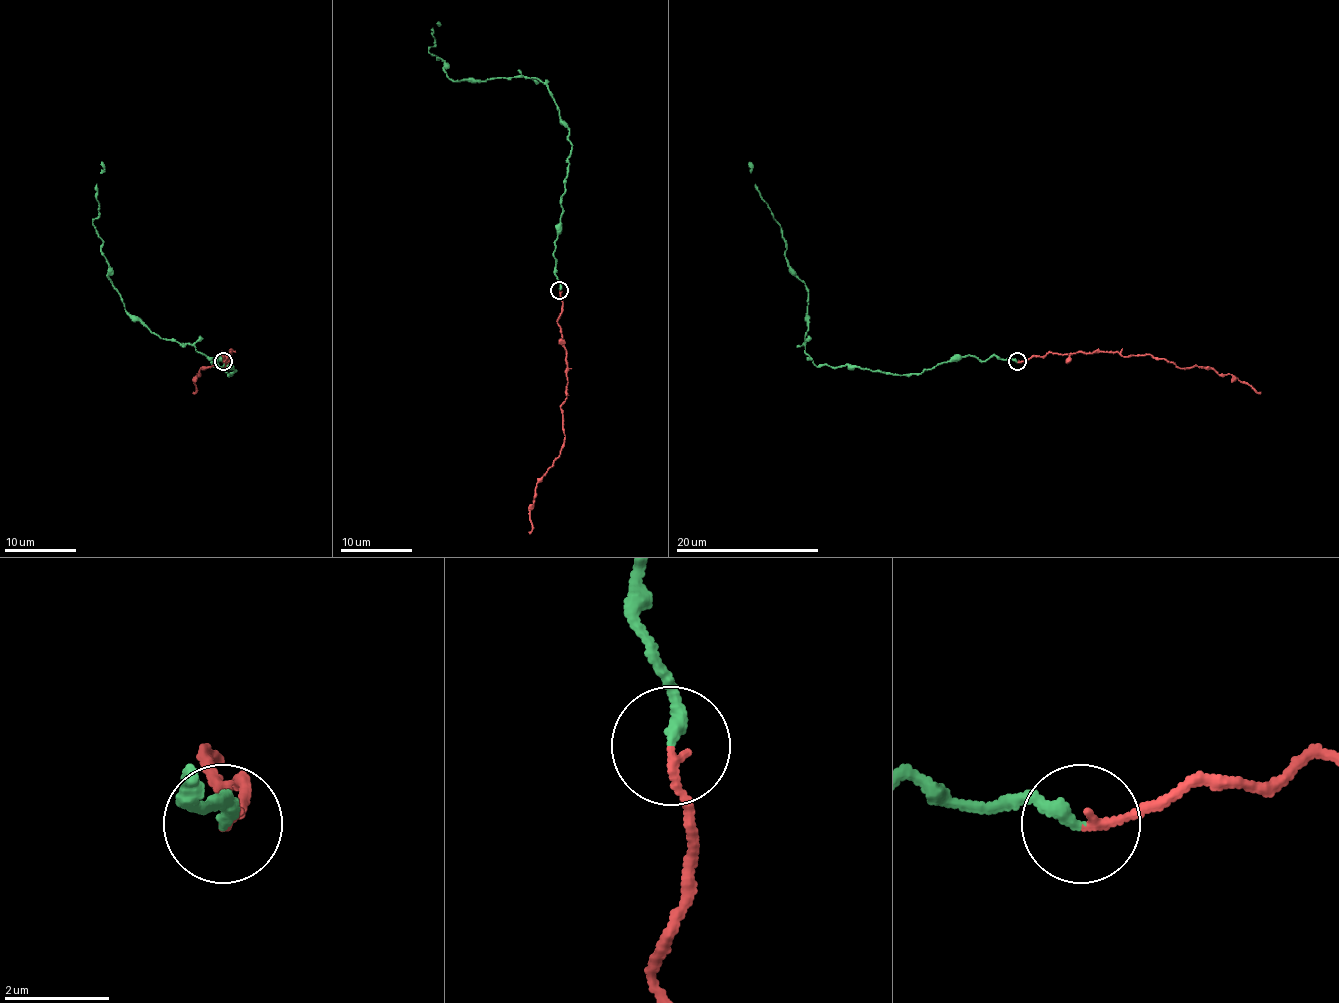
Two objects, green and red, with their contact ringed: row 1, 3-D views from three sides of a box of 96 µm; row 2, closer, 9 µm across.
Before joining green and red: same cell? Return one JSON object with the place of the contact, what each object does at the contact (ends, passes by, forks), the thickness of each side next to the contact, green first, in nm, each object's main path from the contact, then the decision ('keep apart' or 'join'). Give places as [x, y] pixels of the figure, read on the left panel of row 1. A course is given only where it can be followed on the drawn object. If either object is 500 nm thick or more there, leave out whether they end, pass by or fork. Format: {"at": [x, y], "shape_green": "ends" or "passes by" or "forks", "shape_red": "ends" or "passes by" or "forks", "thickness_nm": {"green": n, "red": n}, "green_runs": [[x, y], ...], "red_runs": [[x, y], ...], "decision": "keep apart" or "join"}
{"at": [223, 361], "shape_green": "ends", "shape_red": "ends", "thickness_nm": {"green": 260, "red": 160}, "green_runs": [[223, 362], [219, 355], [225, 369], [236, 371], [152, 333], [125, 308], [93, 223], [102, 162]], "red_runs": [[223, 362], [221, 353], [232, 351], [225, 355], [223, 367], [200, 371], [193, 392]], "decision": "join"}

